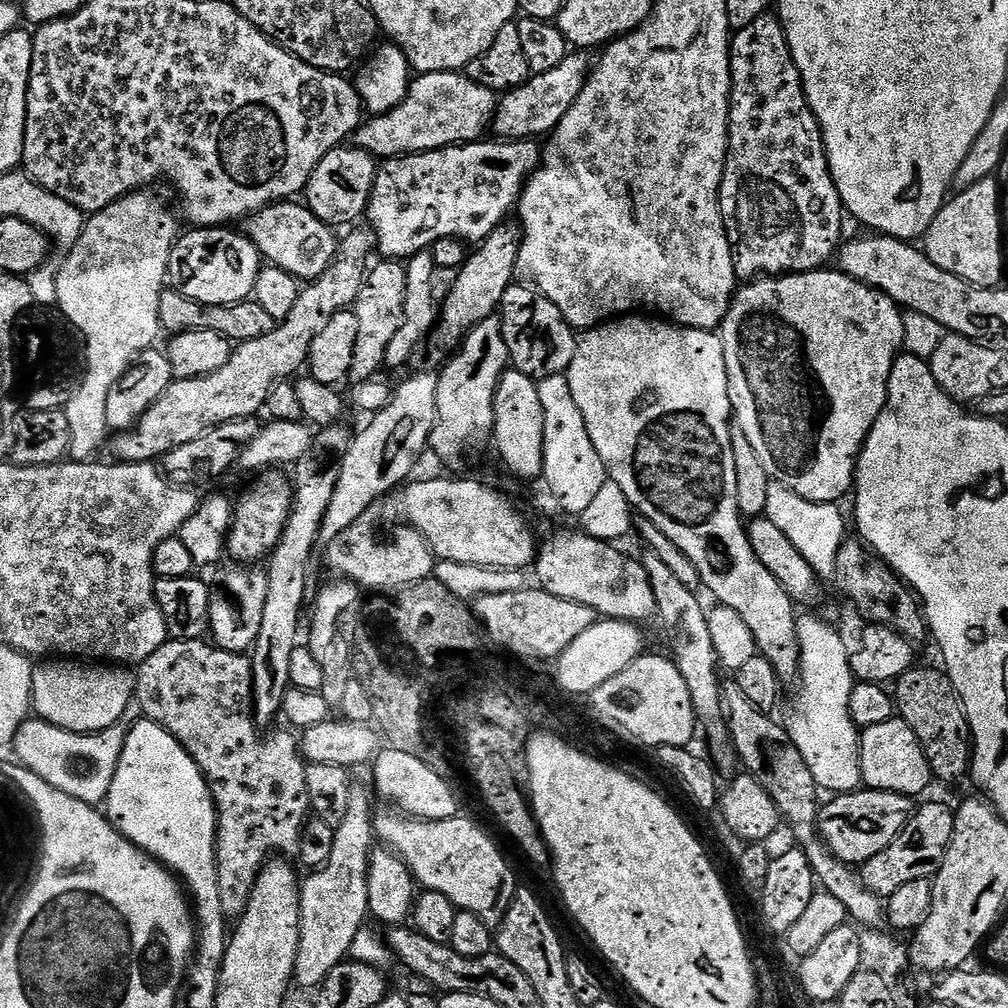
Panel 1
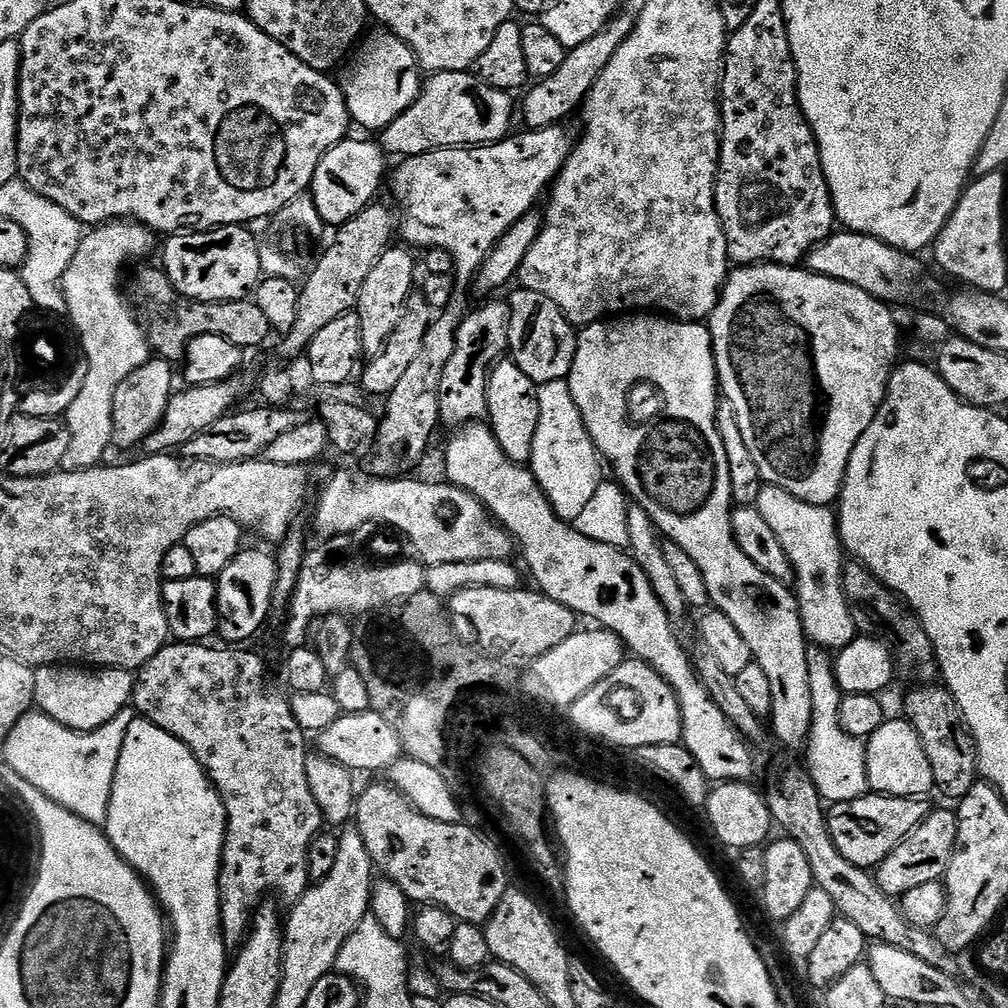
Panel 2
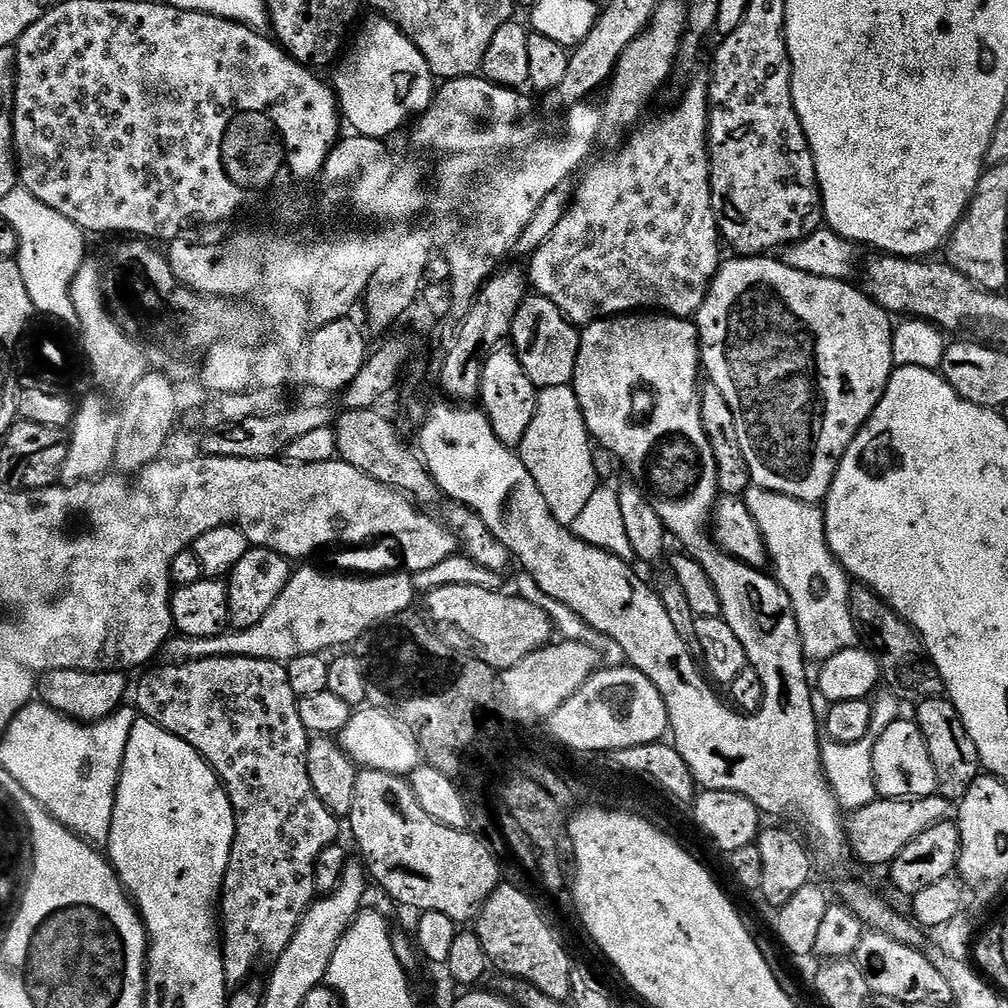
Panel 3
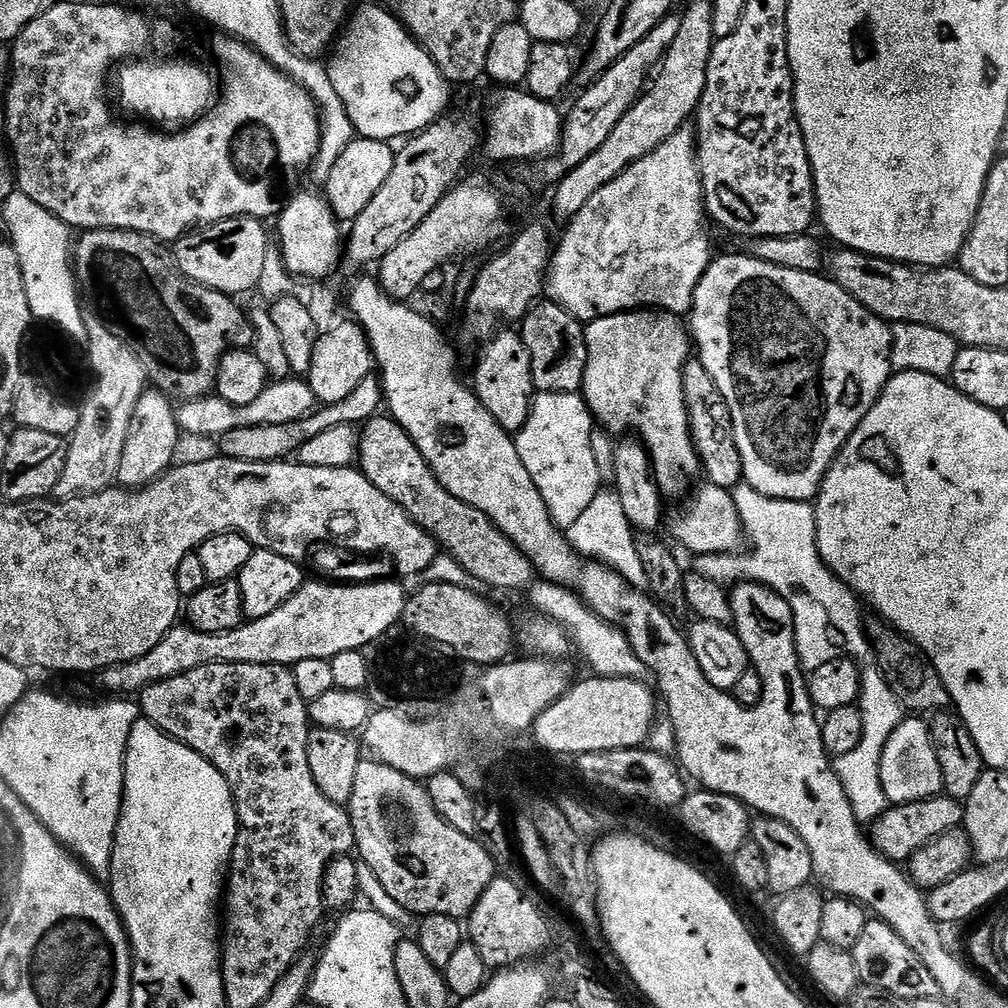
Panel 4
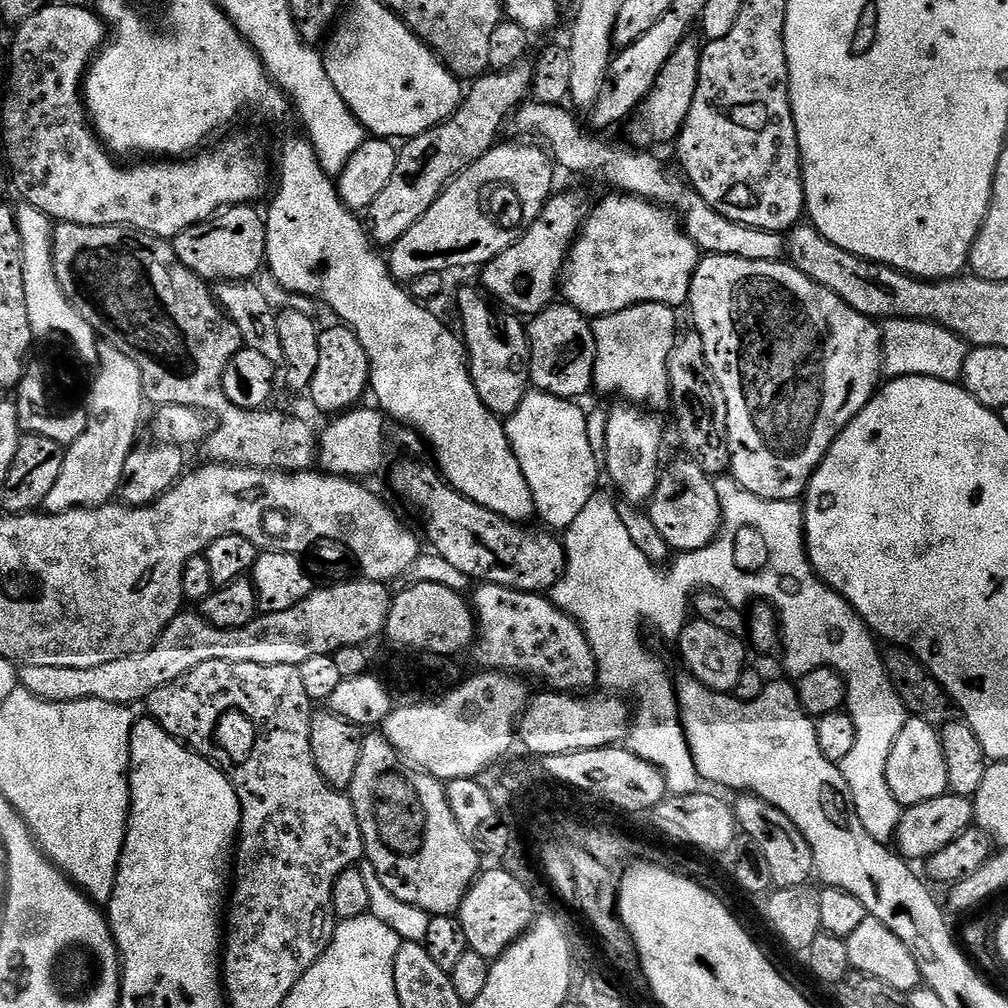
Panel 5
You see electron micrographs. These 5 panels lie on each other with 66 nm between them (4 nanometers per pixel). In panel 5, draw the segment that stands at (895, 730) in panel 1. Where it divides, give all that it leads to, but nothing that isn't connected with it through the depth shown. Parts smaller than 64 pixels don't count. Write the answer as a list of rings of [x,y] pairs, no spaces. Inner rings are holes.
[[[917,716],[908,719],[906,726],[902,726],[902,734],[894,738],[894,746],[886,762],[886,782],[890,786],[890,794],[904,808],[918,802],[930,802],[930,798],[938,798],[948,792],[946,754],[942,754],[937,725],[922,722],[922,718]]]

